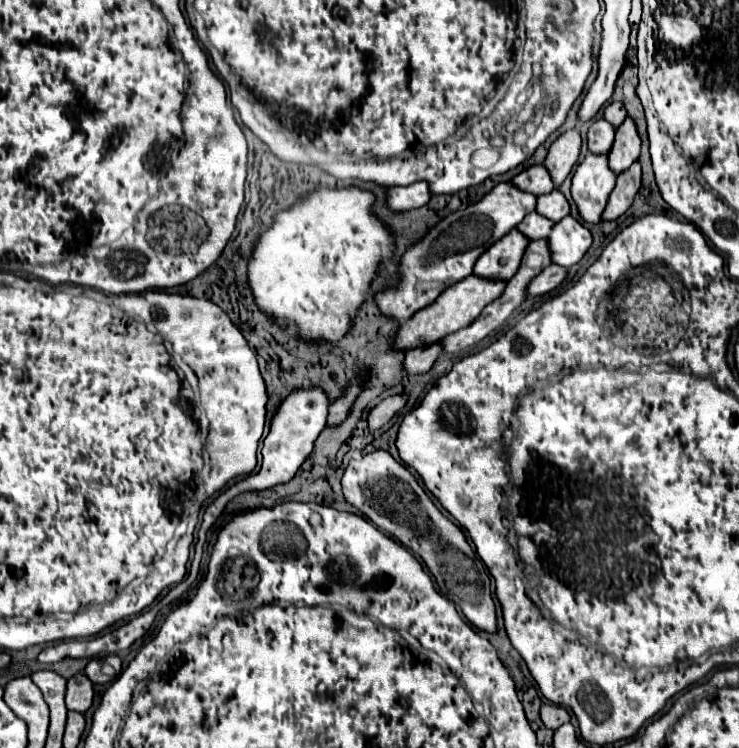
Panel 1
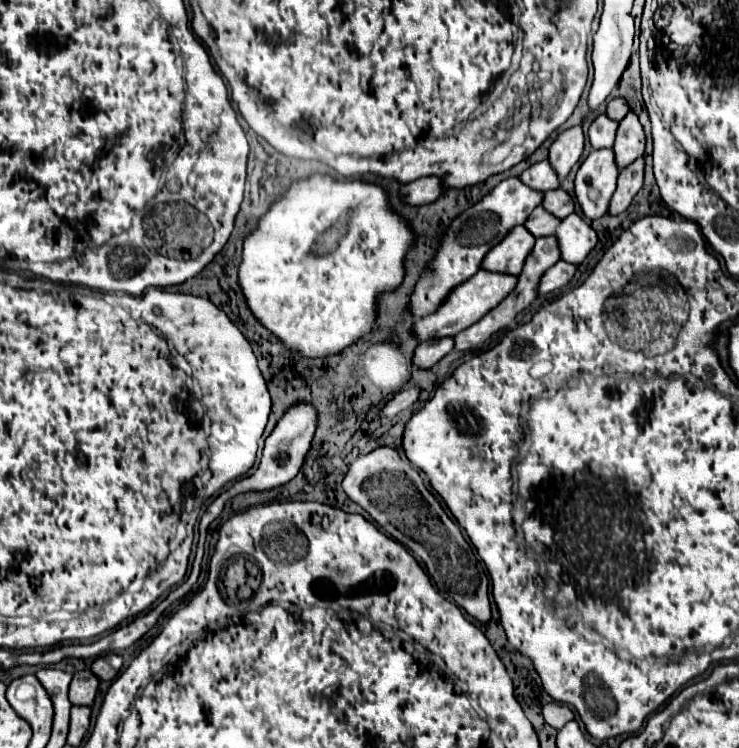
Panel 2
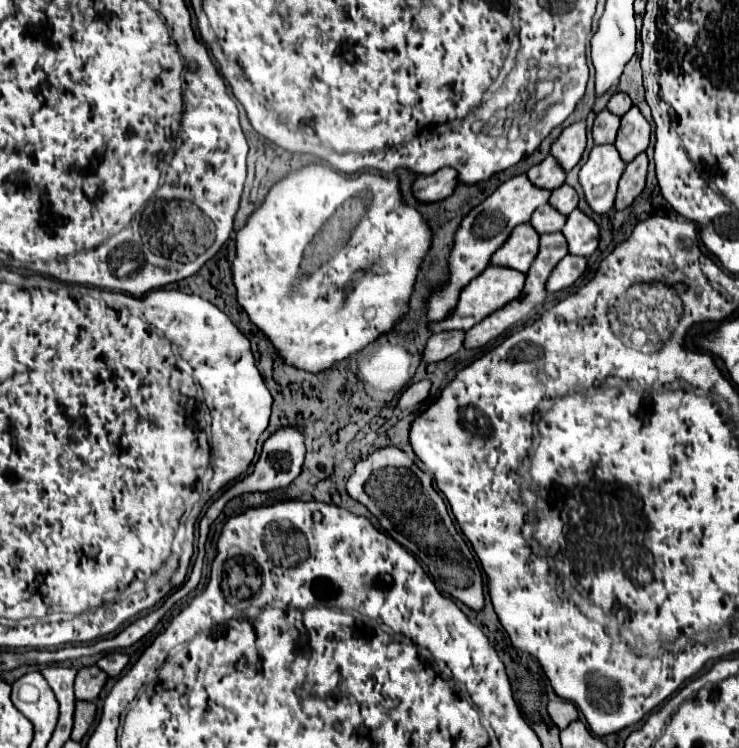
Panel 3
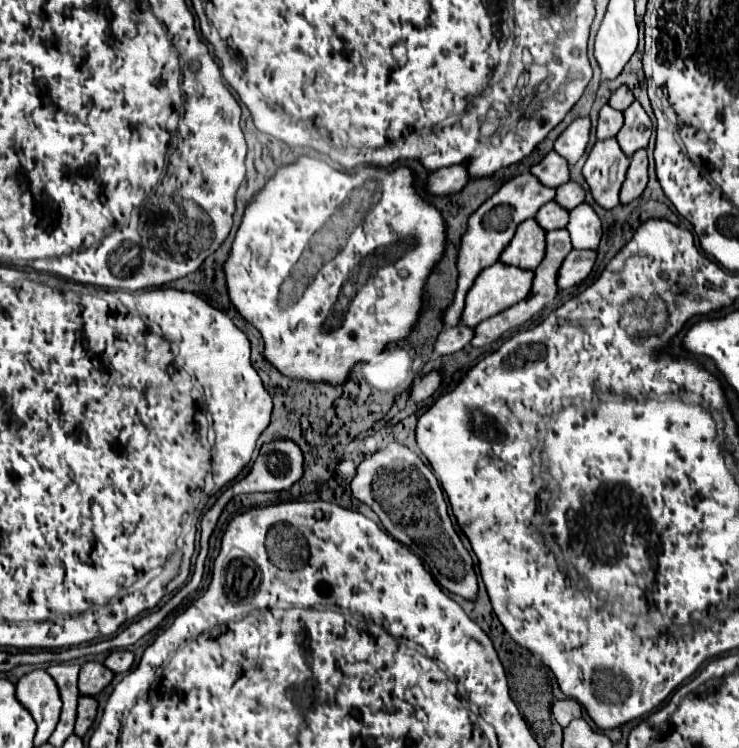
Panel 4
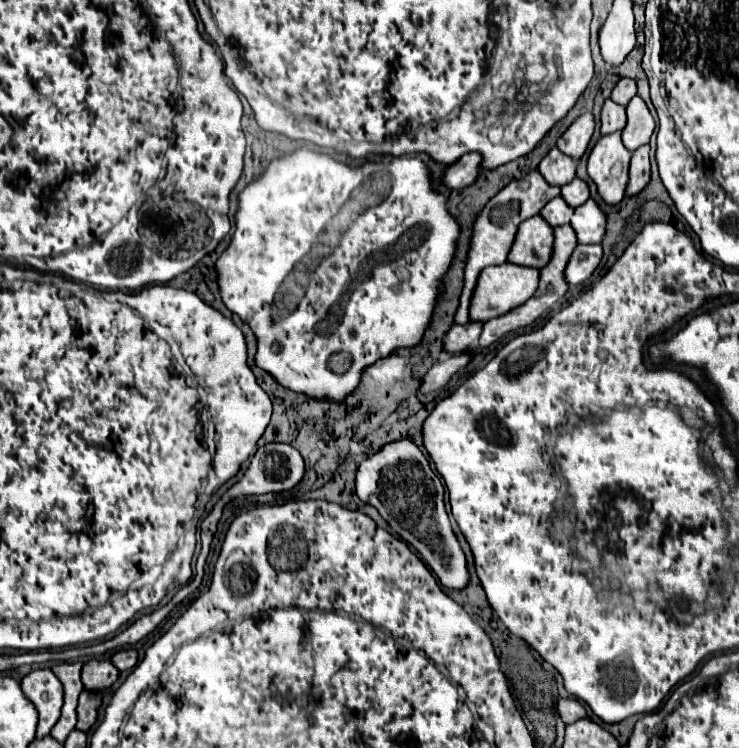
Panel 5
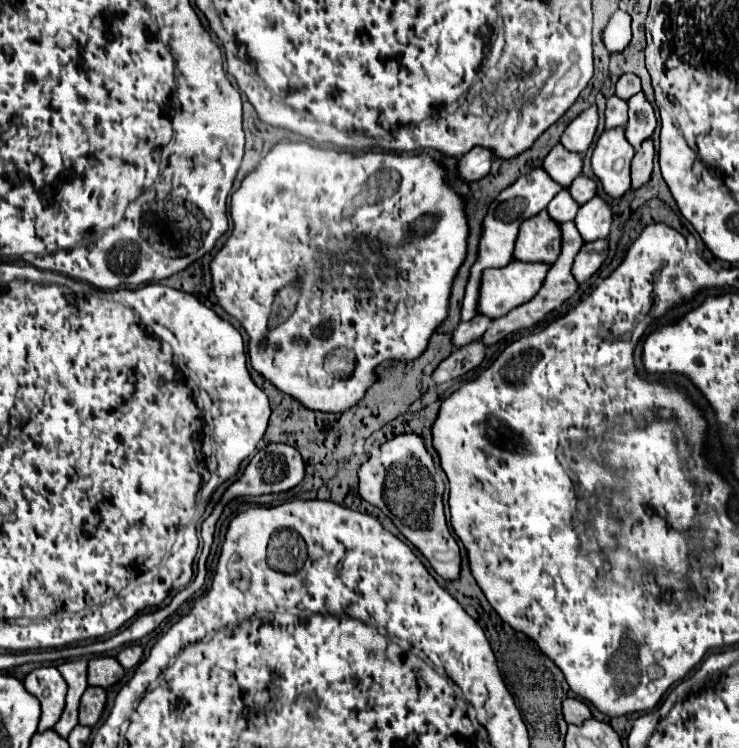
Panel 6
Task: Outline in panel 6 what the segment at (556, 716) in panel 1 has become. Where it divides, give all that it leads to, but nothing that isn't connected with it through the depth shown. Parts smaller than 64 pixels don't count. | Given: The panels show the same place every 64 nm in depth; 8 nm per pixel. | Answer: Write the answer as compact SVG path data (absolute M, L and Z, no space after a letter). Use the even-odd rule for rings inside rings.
M566 698L562 704L562 714L568 724L582 724L584 720L592 718L590 708L578 698Z

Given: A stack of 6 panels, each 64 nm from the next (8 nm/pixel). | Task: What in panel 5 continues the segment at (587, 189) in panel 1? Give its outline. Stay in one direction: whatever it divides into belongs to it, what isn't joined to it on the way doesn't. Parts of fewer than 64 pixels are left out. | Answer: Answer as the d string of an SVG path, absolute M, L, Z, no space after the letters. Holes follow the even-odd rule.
M622 132L602 136L590 152L588 174L608 204L618 204L628 186L628 164L632 152L622 144Z

